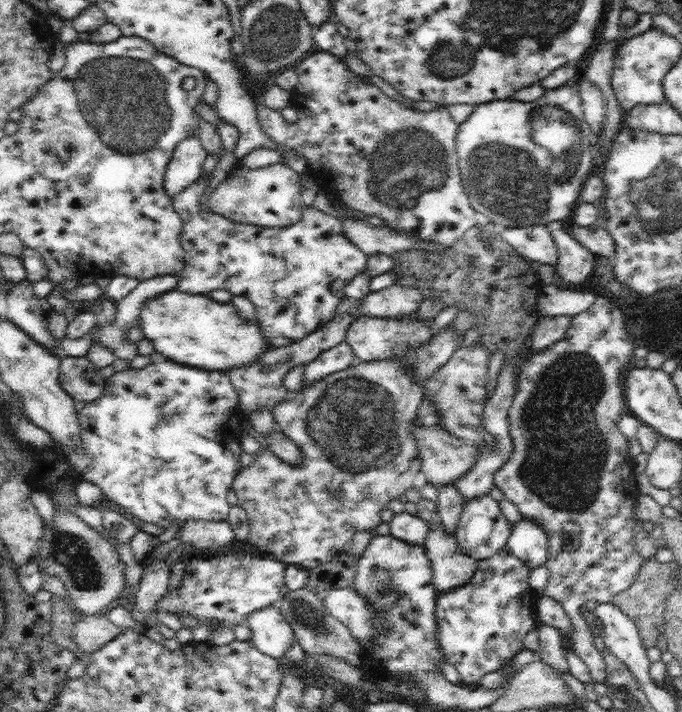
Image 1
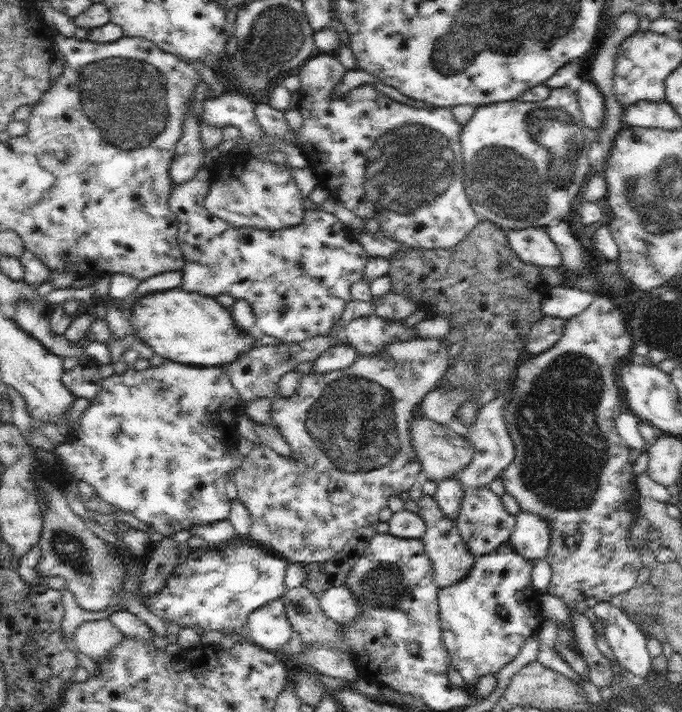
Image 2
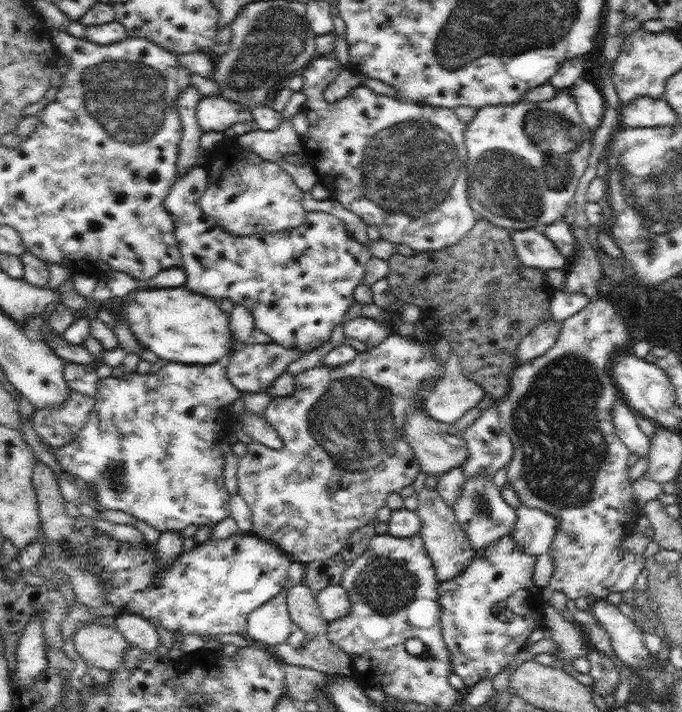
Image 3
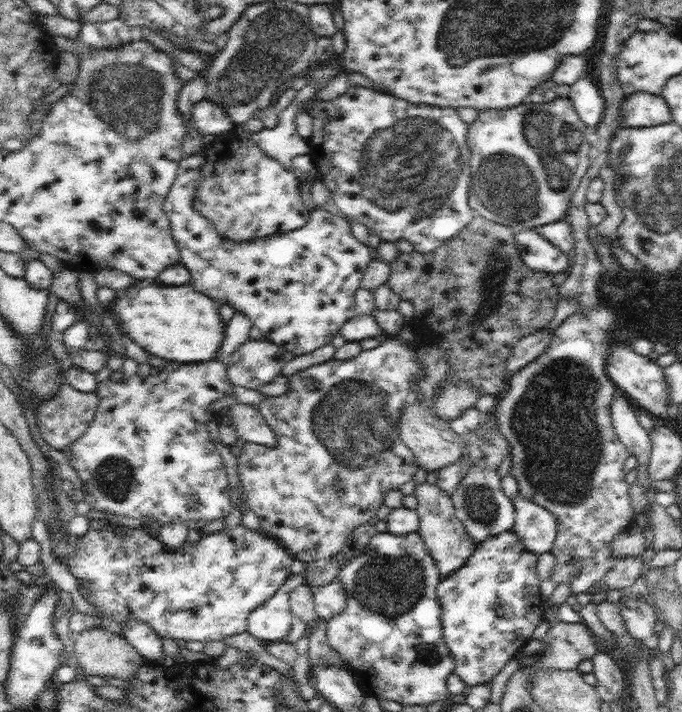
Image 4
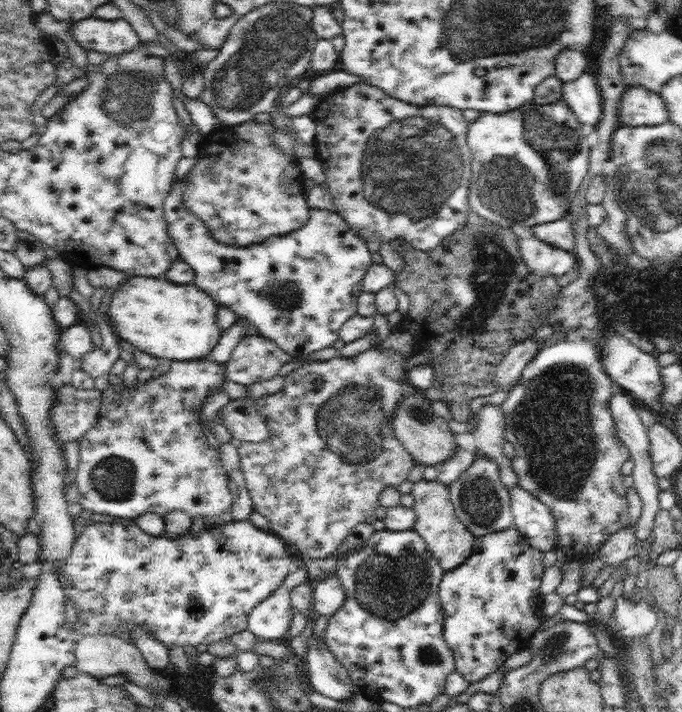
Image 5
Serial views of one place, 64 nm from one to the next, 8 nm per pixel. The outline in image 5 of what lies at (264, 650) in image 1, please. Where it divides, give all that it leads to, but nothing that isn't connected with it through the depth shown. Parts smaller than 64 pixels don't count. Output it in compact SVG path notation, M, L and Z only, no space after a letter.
M305 566L293 568L281 588L273 590L261 604L257 604L247 616L247 630L255 636L255 640L273 642L281 640L289 632L291 624L291 590L309 582Z

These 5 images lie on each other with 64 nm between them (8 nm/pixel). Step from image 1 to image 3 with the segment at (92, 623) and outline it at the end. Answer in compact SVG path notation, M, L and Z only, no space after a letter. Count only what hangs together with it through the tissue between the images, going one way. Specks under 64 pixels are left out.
M101 624L81 626L73 642L87 668L105 670L109 674L117 672L117 668L123 664L125 650L129 648L117 628Z

